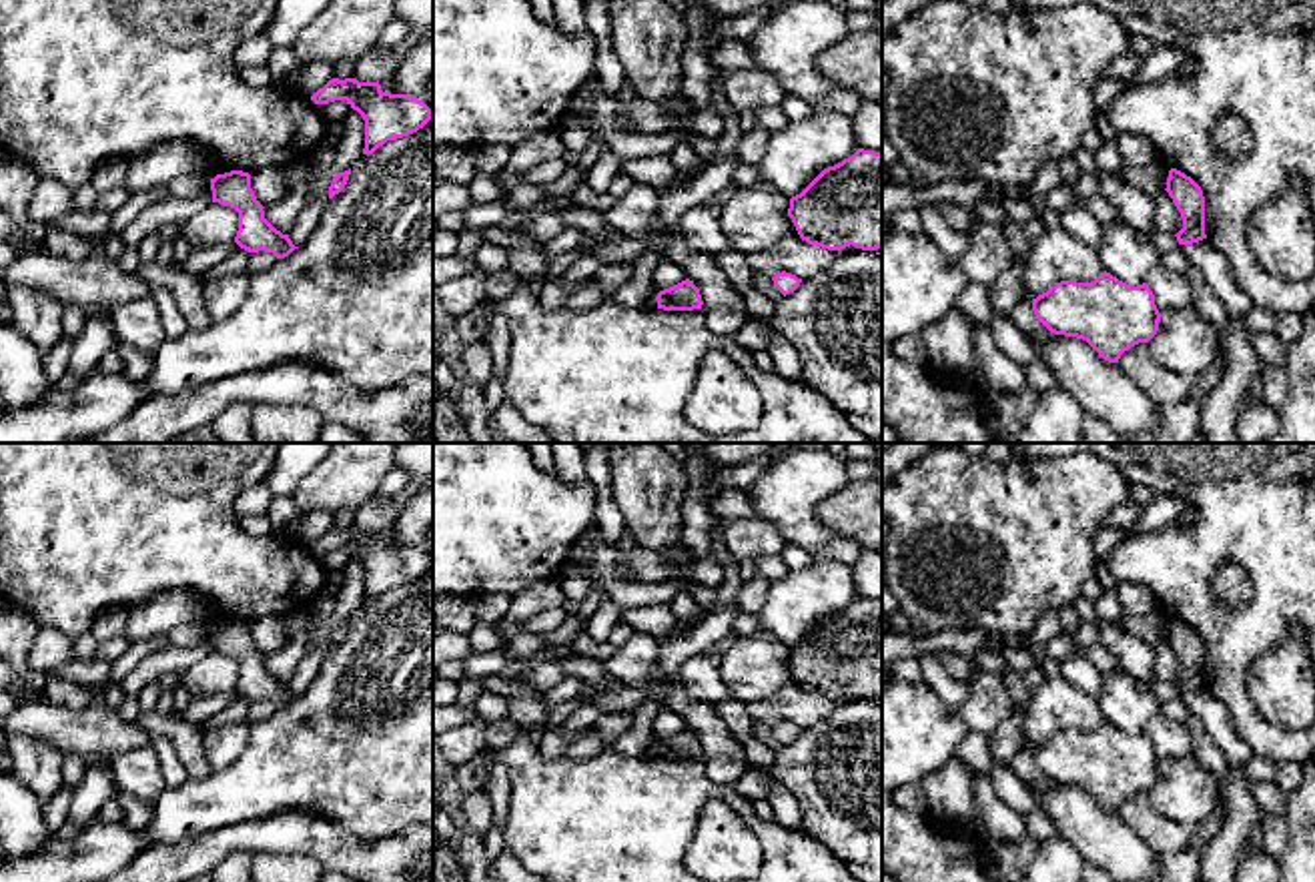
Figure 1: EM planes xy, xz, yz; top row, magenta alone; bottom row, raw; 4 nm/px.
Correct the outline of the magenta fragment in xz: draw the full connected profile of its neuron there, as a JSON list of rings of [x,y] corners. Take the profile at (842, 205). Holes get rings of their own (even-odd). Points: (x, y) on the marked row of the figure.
[[[858,148],[790,198],[788,216],[808,245],[882,249],[882,152]]]

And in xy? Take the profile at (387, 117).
[[[333,78],[311,100],[315,104],[347,100],[363,116],[363,154],[373,154],[387,140],[417,132],[433,118],[433,110],[417,96],[383,92],[379,82],[359,82],[355,78]]]

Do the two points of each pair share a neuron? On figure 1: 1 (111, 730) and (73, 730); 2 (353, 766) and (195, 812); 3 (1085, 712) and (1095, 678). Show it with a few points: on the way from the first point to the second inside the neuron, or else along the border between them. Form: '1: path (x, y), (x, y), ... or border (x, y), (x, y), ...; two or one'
1: path (101, 730), (83, 730); one
2: path (313, 766), (283, 766), (253, 788), (235, 794); one
3: border (1063, 674), (1097, 700); two

